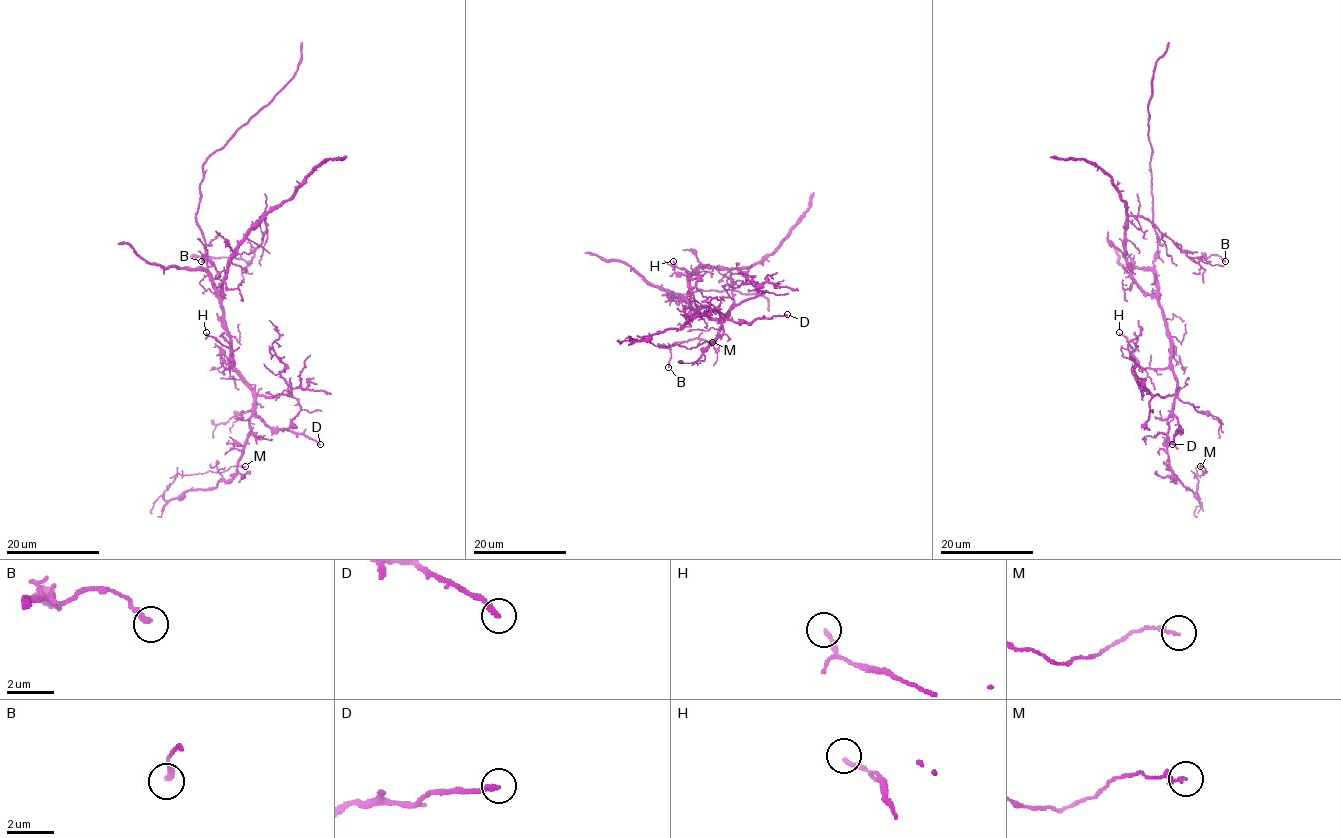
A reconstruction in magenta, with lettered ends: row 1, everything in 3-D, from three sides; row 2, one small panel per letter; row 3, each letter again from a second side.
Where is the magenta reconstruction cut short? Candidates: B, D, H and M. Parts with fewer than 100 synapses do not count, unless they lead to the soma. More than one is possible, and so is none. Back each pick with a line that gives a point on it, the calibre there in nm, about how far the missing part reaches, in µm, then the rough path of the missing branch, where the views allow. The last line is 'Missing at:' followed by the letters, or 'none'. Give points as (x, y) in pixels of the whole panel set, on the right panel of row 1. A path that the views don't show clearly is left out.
Missing at: none

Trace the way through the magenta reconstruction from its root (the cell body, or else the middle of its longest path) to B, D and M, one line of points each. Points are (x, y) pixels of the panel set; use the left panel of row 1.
B: (230, 334), (222, 305), (225, 270), (236, 245), (265, 217), (263, 242), (249, 261), (203, 254), (201, 261)
D: (230, 334), (232, 370), (252, 392), (254, 413), (270, 427), (303, 433), (320, 444)
M: (230, 334), (232, 370), (253, 397), (250, 435), (236, 473), (214, 487), (164, 498), (178, 473), (245, 466)

